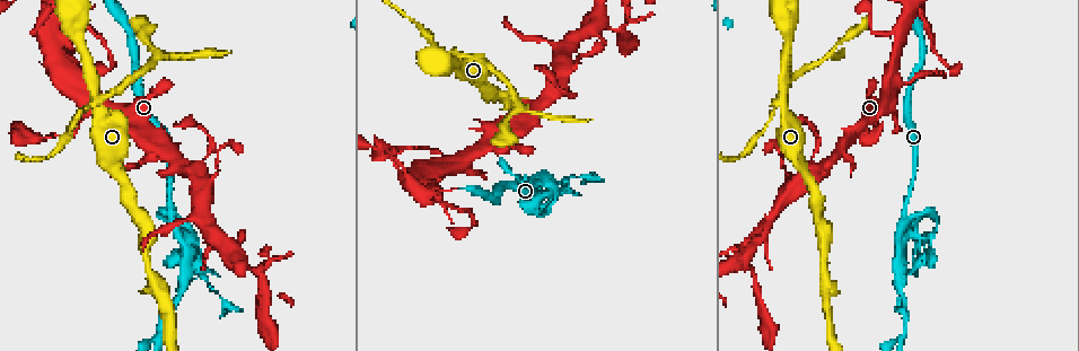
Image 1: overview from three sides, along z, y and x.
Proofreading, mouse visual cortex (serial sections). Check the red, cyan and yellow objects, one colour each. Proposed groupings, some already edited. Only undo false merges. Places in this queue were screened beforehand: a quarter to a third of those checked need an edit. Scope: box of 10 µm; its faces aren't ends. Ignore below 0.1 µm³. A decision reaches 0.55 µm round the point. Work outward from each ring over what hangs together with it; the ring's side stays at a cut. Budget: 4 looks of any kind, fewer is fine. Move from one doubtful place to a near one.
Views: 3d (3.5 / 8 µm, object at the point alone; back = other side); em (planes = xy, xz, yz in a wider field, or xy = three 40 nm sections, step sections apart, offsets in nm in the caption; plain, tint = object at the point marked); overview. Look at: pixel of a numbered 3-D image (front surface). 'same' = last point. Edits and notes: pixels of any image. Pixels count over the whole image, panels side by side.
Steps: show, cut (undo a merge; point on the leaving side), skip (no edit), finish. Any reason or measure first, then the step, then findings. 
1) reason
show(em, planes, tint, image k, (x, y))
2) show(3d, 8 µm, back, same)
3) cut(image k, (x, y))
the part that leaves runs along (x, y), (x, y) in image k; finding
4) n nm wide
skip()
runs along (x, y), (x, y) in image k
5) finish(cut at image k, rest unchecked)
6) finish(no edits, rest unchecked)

sharp bend
show(3d, 3.5 µm, image 1, (540, 176))

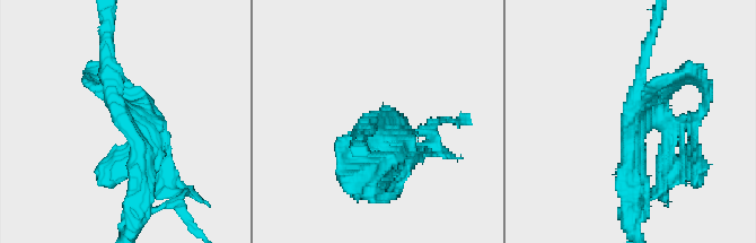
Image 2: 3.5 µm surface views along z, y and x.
skip()
runs along (106, 60), (141, 147), (138, 199) in image 2; all the same cell

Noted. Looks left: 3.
four arms meet
show(3d, 3.5 µm, image 1, (780, 100))

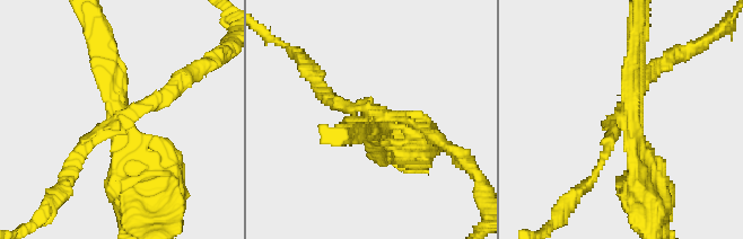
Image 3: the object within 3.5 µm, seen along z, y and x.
4 arms; arms of 150, 150, 250, 350 nm
show(em, xy, step 3, tint, image 3, (122, 118))

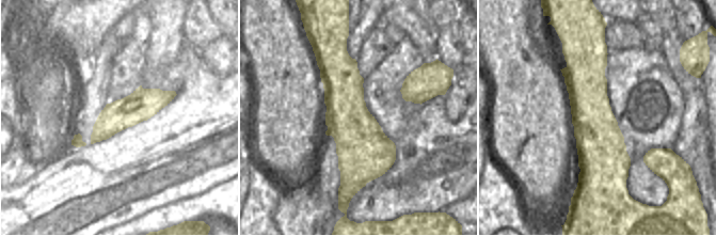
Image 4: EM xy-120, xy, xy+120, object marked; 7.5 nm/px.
cut(image 3, (608, 141))
the part that leaves runs along (127, 111), (148, 107), (213, 62) in image 3; a second cell is stuck on

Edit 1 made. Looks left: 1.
finish(cut at image 3, rest unchecked)

